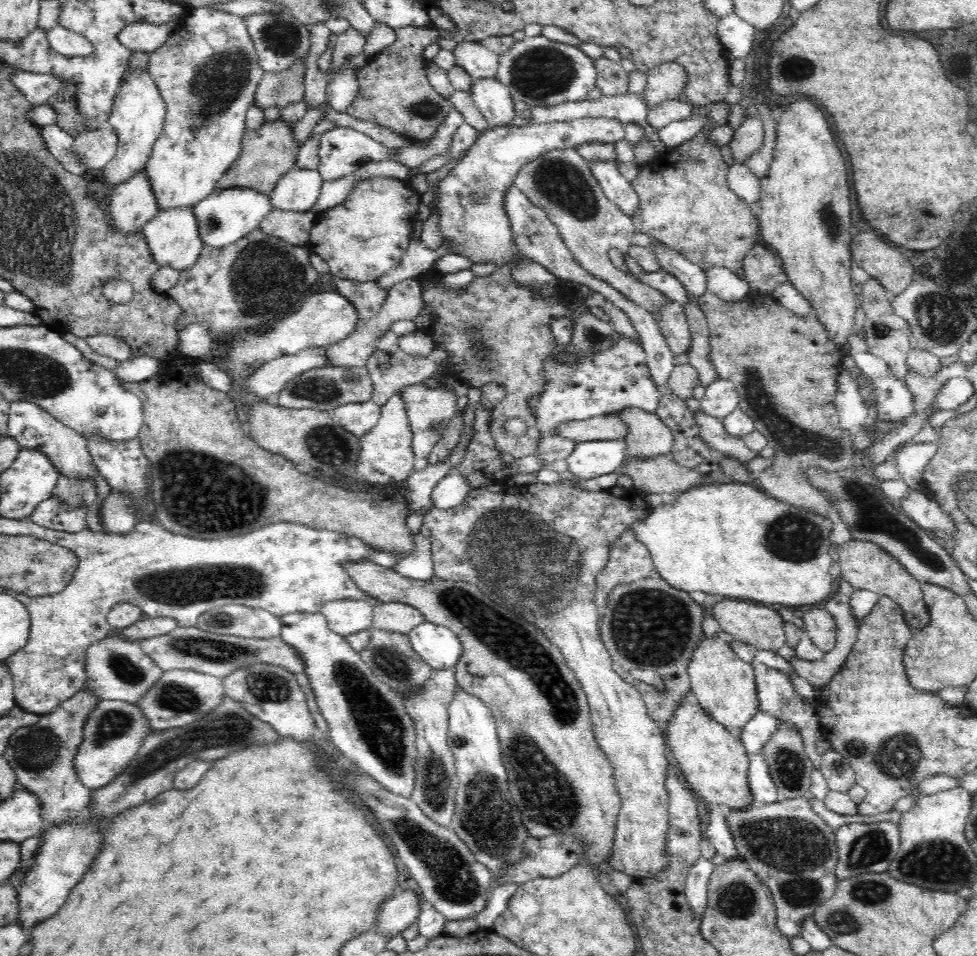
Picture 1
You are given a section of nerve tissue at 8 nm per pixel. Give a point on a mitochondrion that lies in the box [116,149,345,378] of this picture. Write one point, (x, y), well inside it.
(259, 258)

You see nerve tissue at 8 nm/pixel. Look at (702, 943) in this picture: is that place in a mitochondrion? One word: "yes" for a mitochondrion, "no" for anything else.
no

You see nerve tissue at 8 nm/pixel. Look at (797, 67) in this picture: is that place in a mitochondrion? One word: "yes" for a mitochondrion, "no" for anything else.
yes

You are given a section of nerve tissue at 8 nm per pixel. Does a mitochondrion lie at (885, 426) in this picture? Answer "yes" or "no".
no

